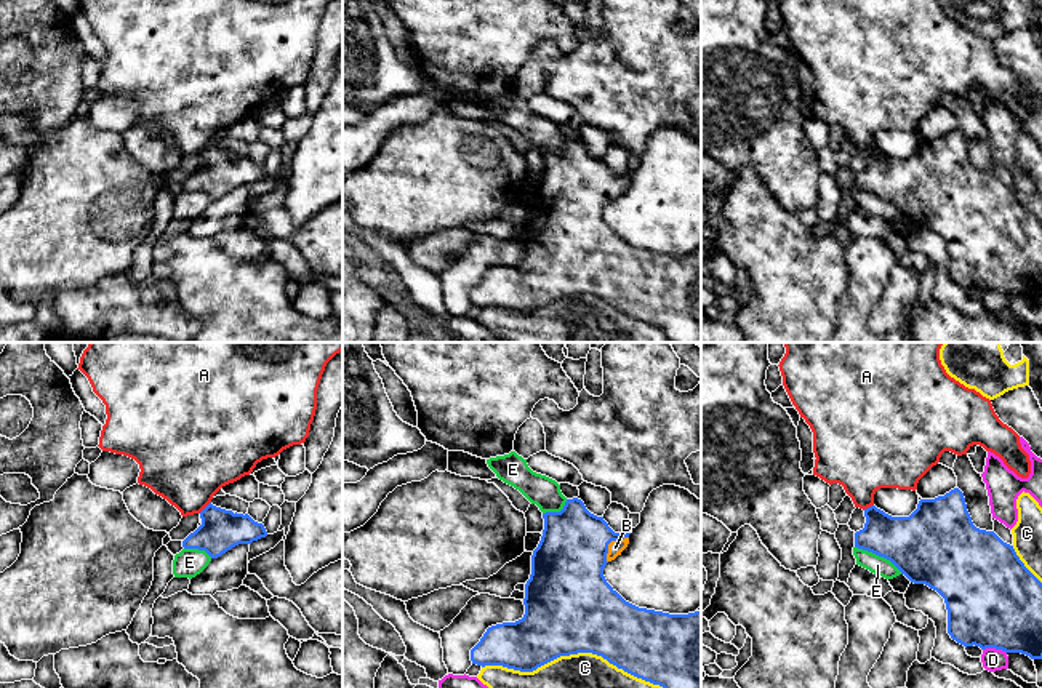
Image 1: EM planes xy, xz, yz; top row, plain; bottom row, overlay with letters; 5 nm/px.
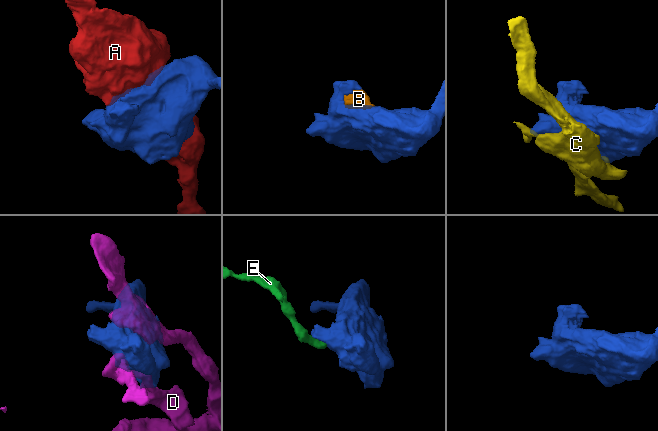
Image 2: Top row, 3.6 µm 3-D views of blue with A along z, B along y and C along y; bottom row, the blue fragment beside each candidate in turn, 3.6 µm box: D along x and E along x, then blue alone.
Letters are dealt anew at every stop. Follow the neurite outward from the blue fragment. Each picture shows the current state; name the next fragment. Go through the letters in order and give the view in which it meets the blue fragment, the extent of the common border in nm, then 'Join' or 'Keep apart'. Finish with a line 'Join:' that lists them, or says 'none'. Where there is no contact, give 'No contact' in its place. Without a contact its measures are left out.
A: Touches blue in xy. Shared border 90 nm. Keep apart
B: Touches blue in xz. Shared border 170 nm. Join
C: Touches blue in xz. Shared border 950 nm. Keep apart
D: Touches blue in yz. Shared border 120 nm. Keep apart
E: Touches blue in yz. Shared border 280 nm. Keep apart
Join: B

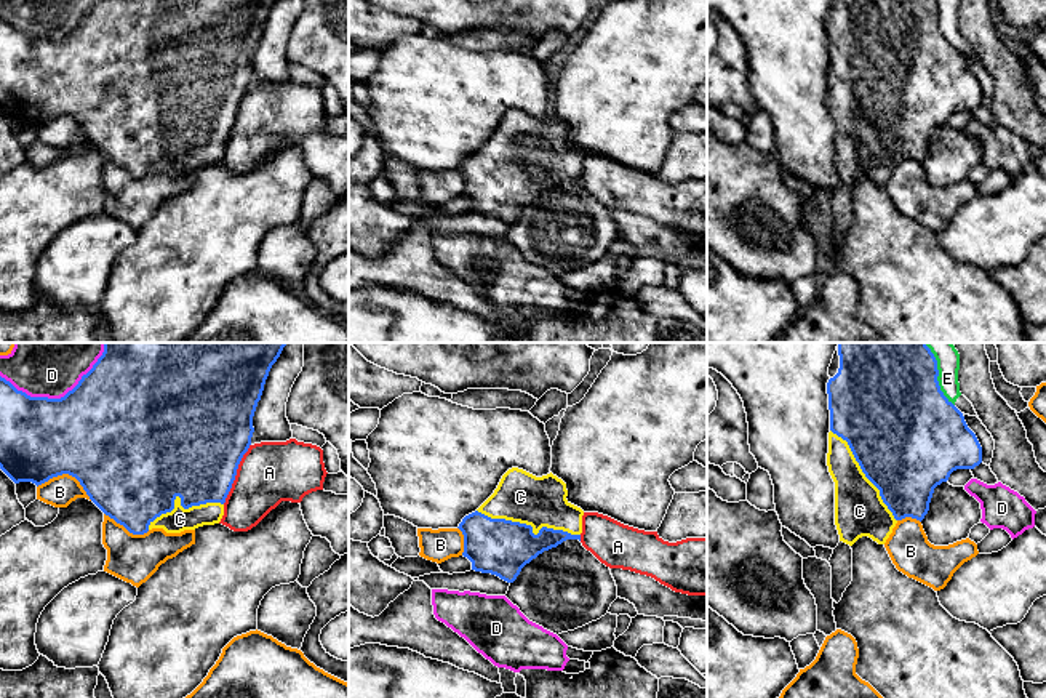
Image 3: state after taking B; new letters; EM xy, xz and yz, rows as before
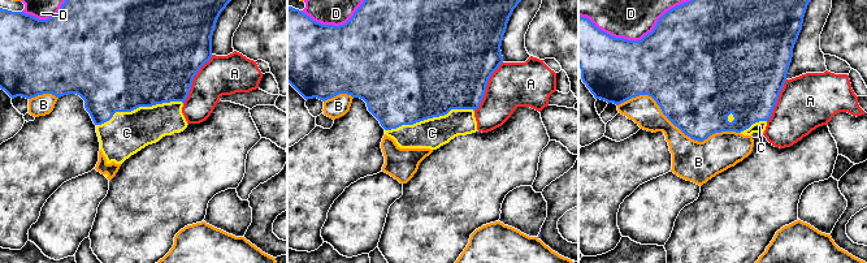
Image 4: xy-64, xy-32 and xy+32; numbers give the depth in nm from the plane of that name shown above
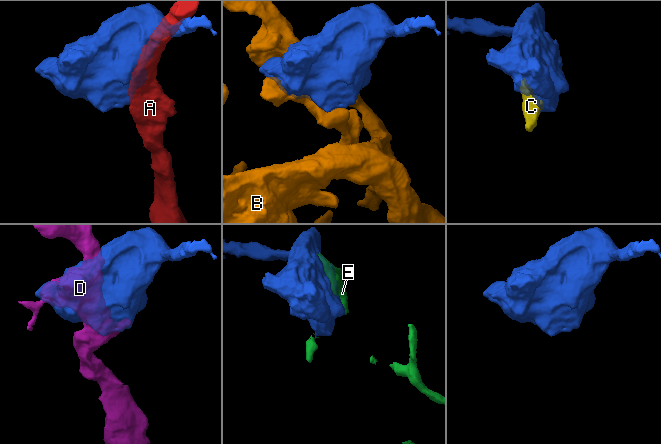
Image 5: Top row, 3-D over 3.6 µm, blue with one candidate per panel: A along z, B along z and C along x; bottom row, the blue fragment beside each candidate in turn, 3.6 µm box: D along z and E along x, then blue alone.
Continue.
A: Touches blue in xy. Shared border 340 nm. Keep apart
B: Touches blue in xy. Shared border 280 nm. Keep apart
C: Touches blue in xz. Shared border 550 nm. Join
D: Touches blue in xy. Shared border 500 nm. Keep apart
E: Touches blue in yz. Shared border 260 nm. Keep apart
Join: C

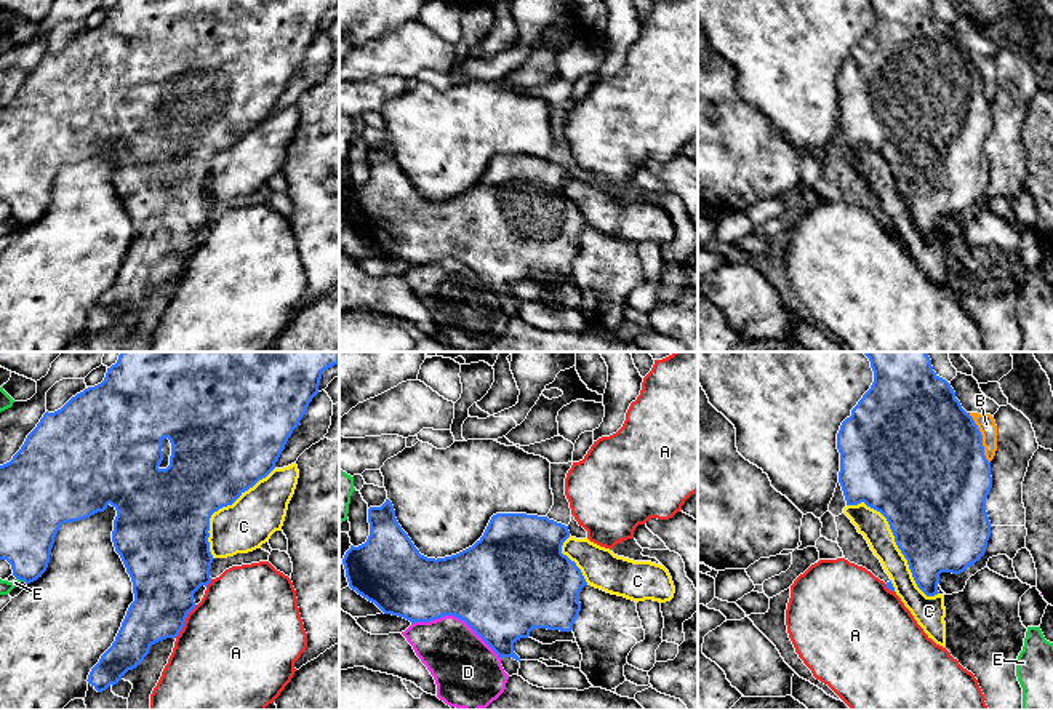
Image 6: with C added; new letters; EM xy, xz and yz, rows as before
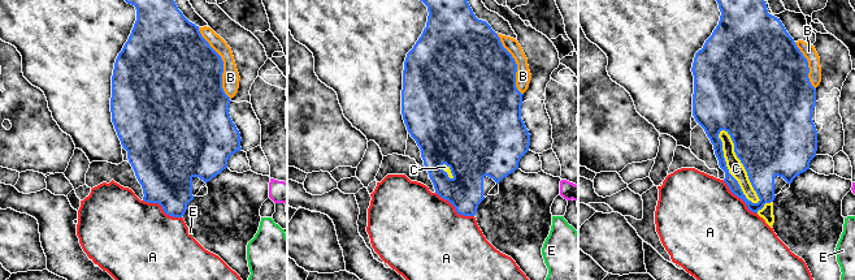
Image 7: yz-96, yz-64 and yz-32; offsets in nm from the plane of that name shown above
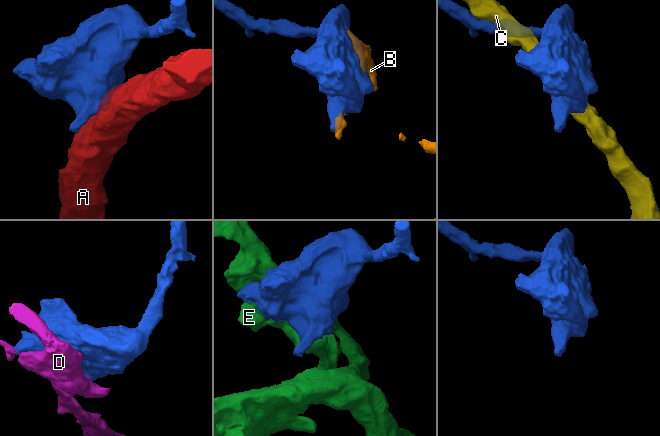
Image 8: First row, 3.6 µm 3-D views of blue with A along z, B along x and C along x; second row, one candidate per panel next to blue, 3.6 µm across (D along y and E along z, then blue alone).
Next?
A: Touches blue in xy. Shared border 200 nm. Keep apart
B: Touches blue in yz. Shared border 280 nm. Keep apart
C: Touches blue in yz. Shared border 650 nm. Keep apart
D: Touches blue in xz. Shared border 480 nm. Keep apart
E: Touches blue in xy. Shared border 50 nm. Keep apart
Join: none

